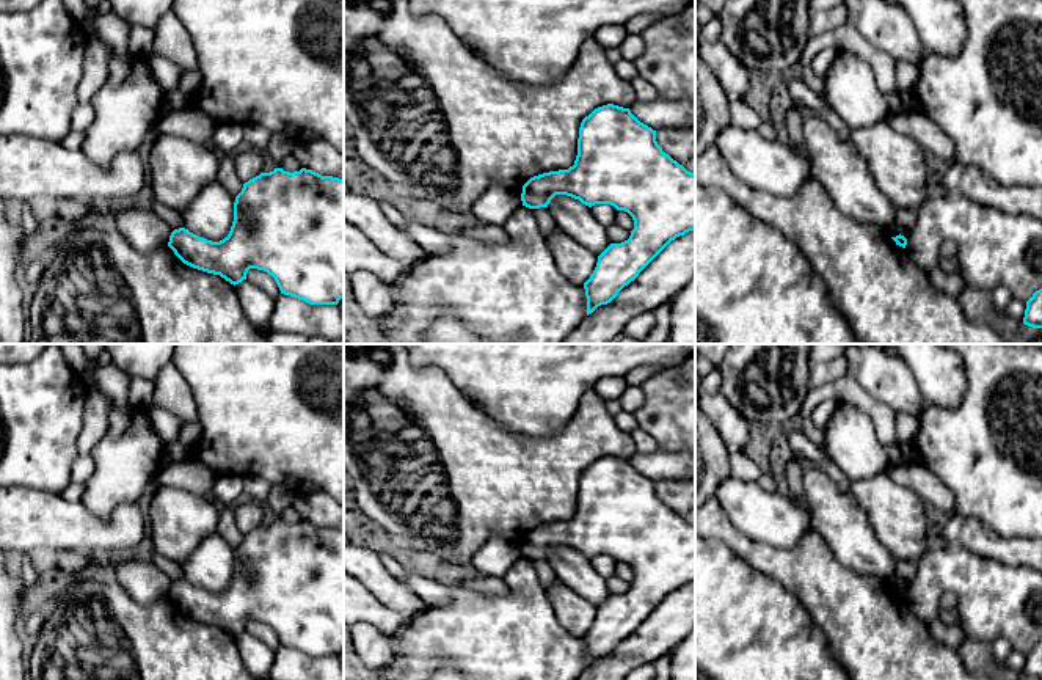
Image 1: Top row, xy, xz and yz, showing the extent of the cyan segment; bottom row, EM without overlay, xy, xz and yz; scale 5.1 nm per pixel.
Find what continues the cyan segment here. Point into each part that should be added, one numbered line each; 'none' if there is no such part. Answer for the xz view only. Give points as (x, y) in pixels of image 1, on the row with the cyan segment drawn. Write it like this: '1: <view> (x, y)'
none

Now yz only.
none

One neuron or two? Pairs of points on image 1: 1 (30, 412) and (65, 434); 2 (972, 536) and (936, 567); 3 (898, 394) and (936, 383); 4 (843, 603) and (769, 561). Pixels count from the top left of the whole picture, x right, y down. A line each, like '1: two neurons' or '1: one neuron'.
1: one neuron
2: two neurons
3: two neurons
4: one neuron

